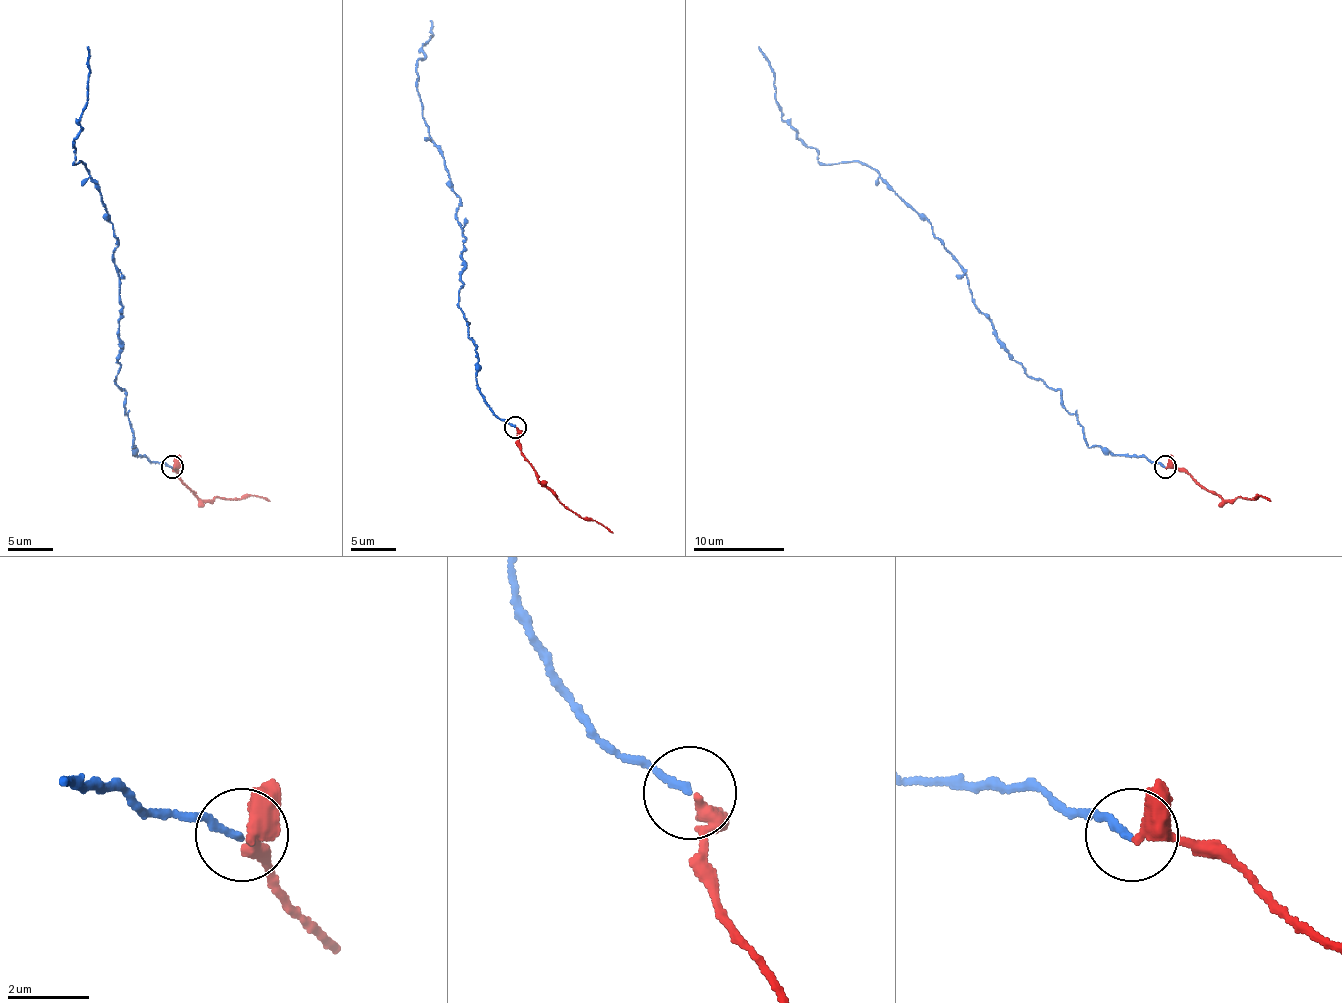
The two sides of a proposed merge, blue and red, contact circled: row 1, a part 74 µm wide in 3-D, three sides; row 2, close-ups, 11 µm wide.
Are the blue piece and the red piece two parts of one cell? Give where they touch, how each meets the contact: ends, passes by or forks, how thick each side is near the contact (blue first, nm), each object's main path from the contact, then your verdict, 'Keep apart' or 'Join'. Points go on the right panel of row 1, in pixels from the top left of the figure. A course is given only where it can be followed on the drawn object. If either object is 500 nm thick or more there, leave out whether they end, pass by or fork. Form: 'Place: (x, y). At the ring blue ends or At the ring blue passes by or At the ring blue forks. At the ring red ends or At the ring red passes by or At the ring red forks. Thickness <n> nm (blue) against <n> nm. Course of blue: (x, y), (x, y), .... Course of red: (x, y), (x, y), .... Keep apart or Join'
Place: (1165, 467). At the ring blue ends. At the ring red passes by. Thickness 170 nm (blue) against 360 nm. Course of blue: (1165, 466), (1088, 443), (1061, 391), (1013, 359), (932, 225), (873, 169), (818, 162), (782, 119), (759, 46). Course of red: (1165, 466), (1186, 471), (1225, 500), (1261, 496), (1270, 500). Join

